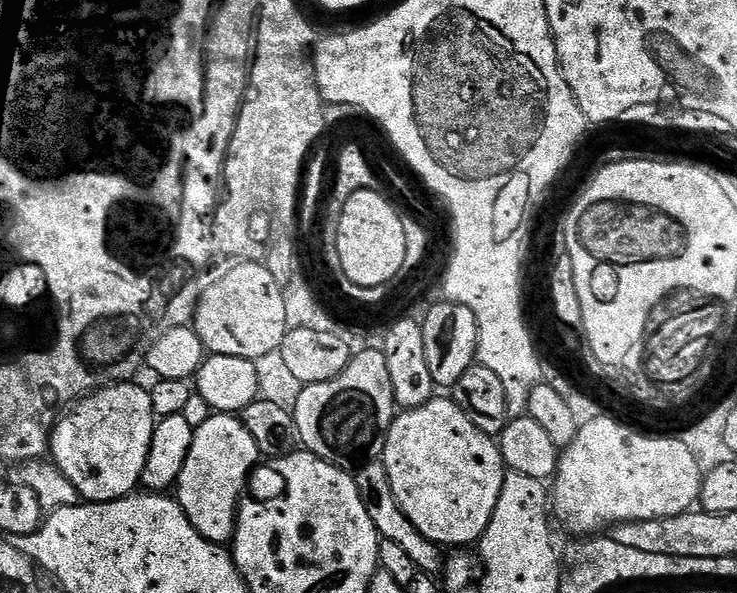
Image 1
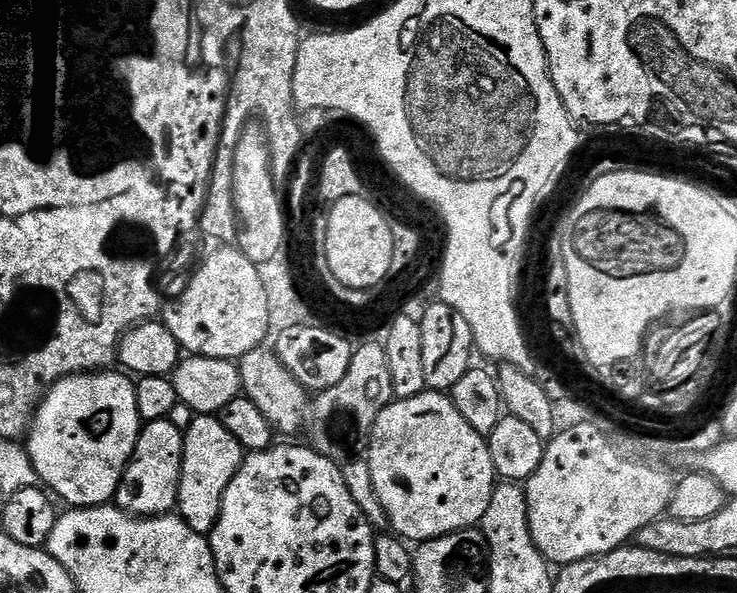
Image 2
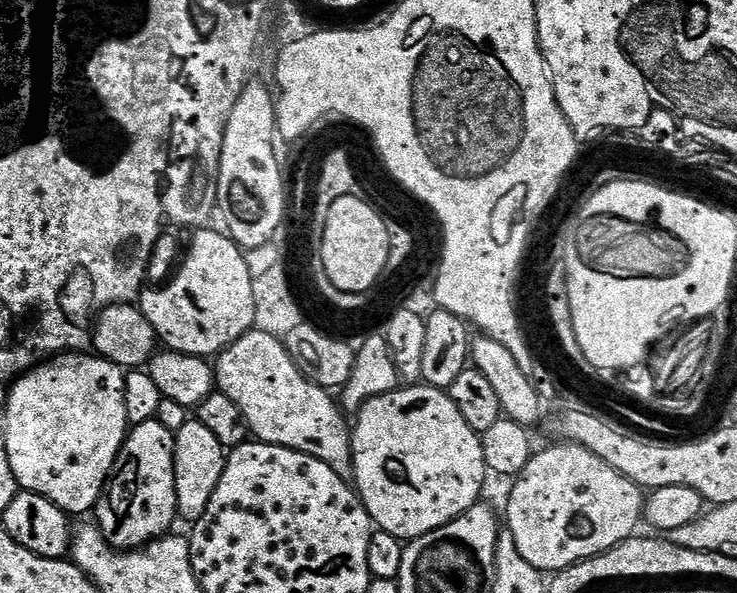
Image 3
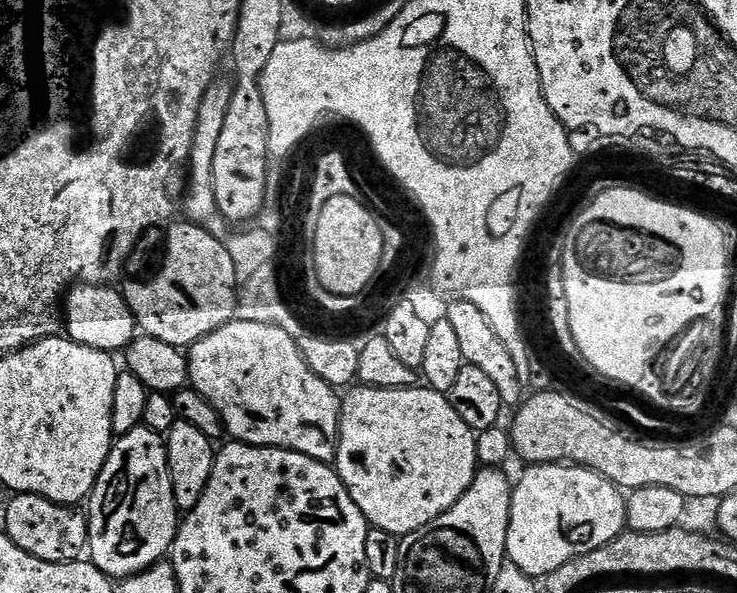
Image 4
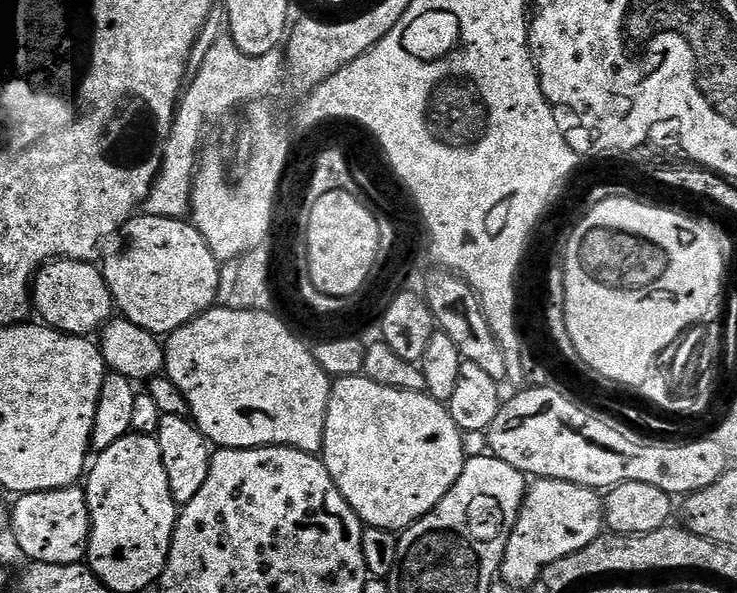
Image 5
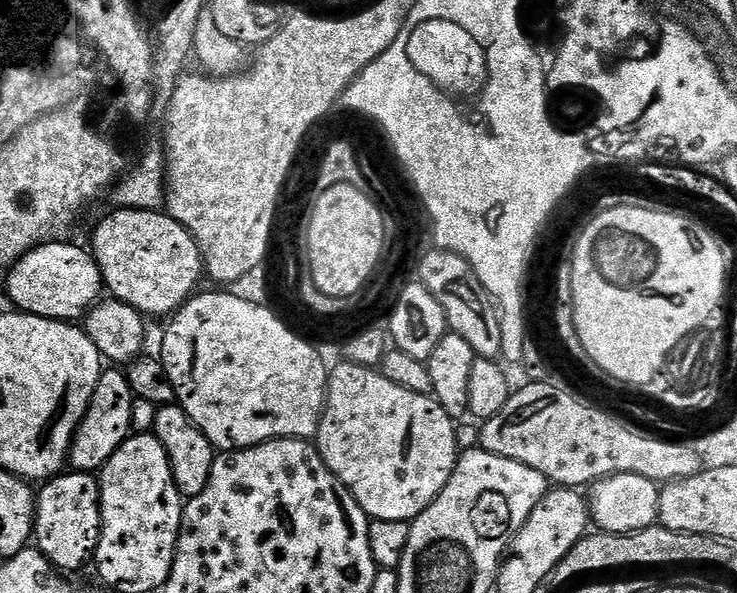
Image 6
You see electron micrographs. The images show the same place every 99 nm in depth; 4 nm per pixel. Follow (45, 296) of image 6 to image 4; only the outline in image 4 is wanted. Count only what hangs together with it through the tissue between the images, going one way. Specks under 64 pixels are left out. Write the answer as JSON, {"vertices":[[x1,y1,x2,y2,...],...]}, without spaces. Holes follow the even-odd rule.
{"vertices":[[77,283,67,289,62,308,66,313,67,339,78,342,82,346,119,354,119,352,123,353,138,335,136,319,119,287]]}

